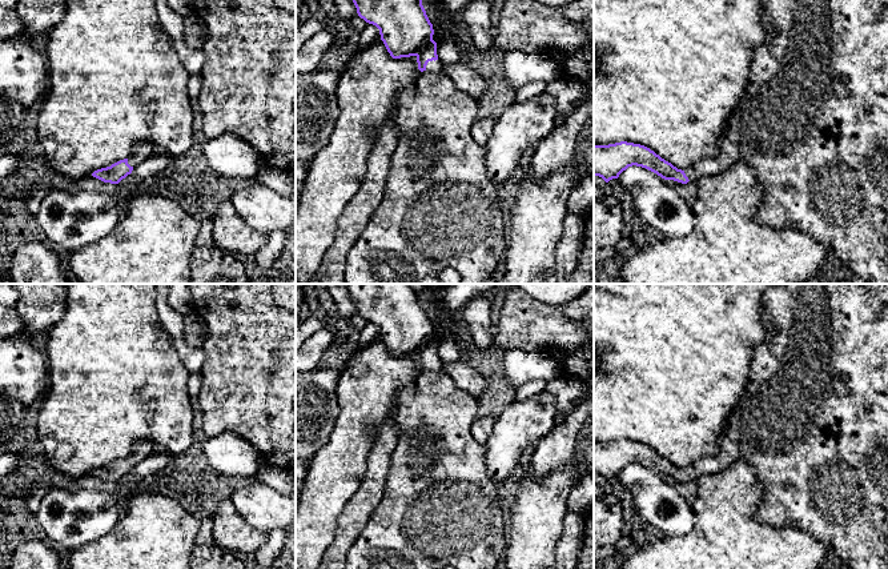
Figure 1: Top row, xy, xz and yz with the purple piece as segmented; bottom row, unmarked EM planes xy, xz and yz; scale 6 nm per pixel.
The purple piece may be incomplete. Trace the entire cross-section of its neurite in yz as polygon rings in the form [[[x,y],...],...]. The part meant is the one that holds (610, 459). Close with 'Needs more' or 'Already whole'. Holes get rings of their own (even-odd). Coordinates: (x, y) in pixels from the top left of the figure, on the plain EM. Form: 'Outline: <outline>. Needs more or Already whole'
Outline: [[[774,284],[763,293],[762,317],[767,322],[770,337],[754,349],[747,388],[719,437],[720,450],[718,456],[700,457],[682,469],[640,442],[620,440],[594,444],[594,474],[608,481],[618,477],[628,465],[636,464],[664,478],[687,482],[688,480],[699,480],[704,474],[720,473],[732,462],[743,461],[755,468],[763,490],[760,505],[755,512],[758,522],[774,528],[797,528],[807,532],[828,544],[832,553],[851,569],[888,569],[888,284]]]. Needs more

